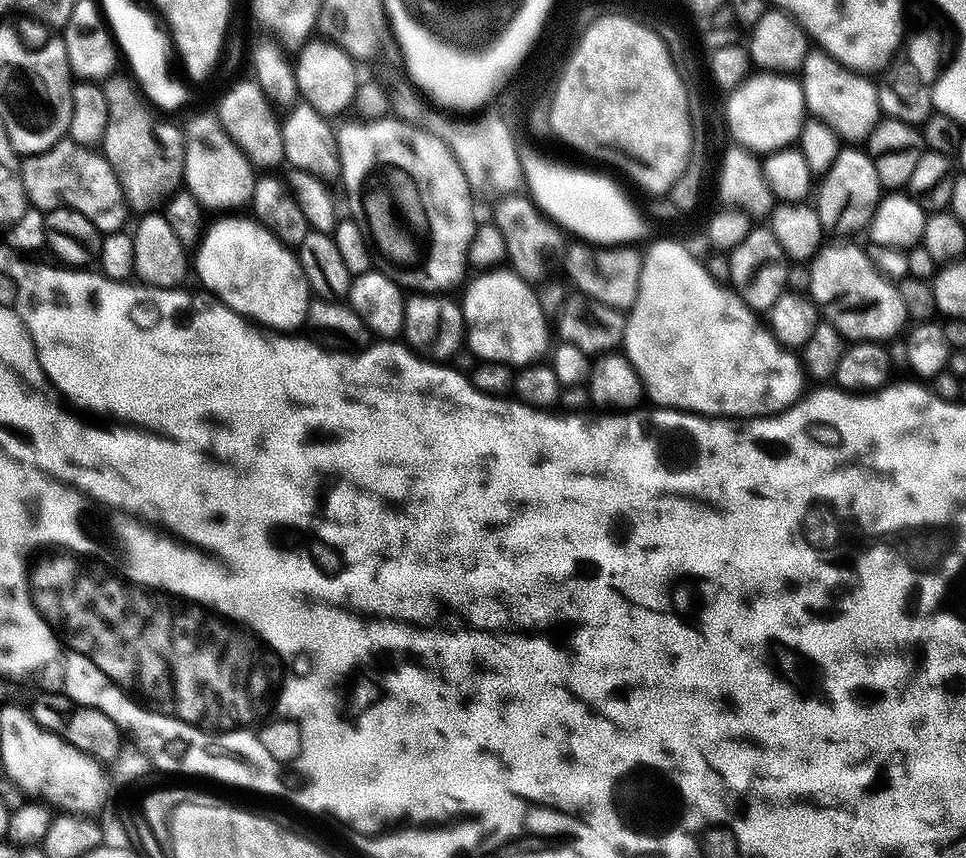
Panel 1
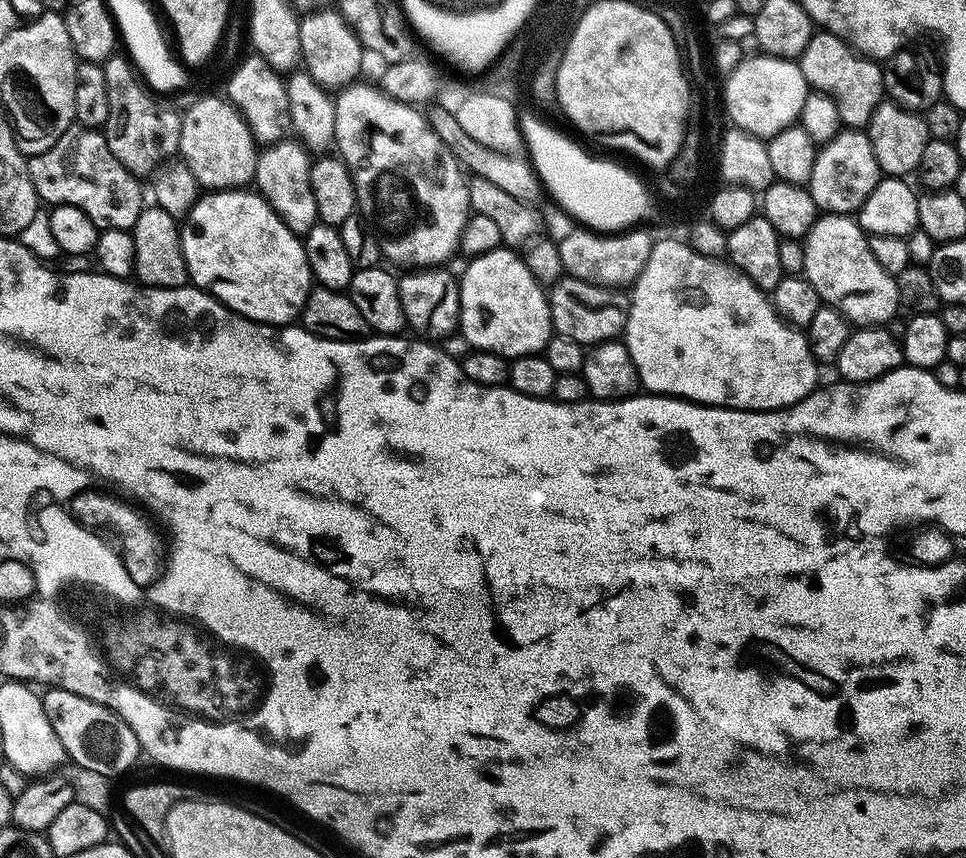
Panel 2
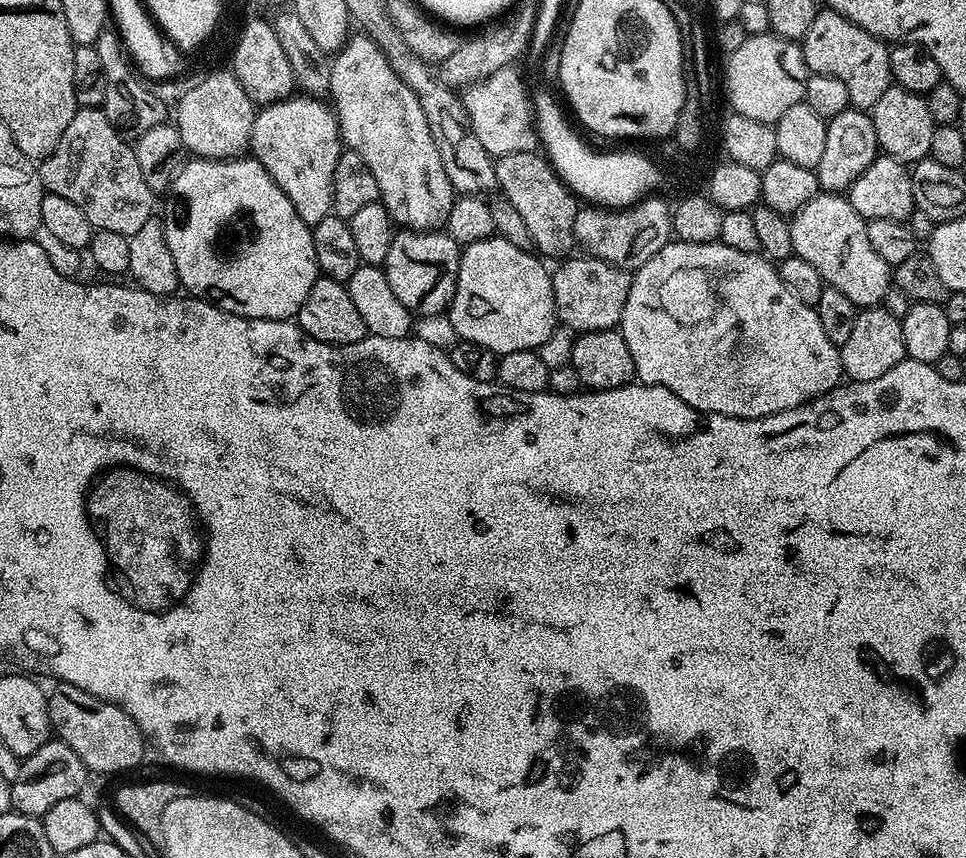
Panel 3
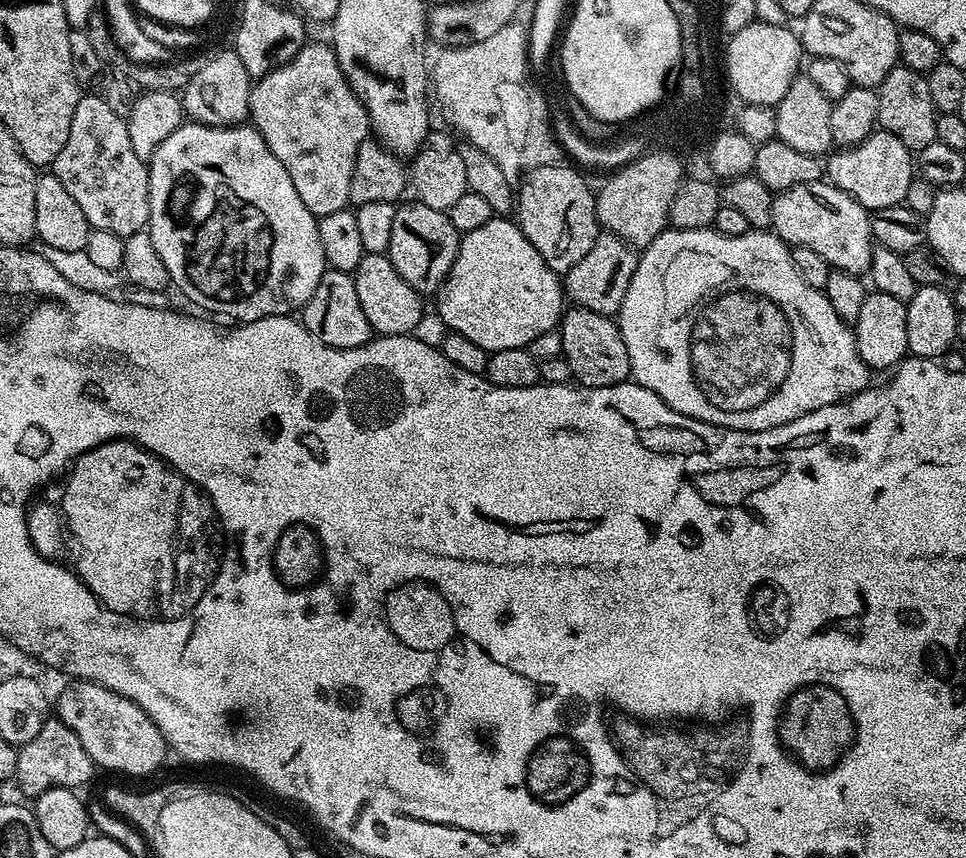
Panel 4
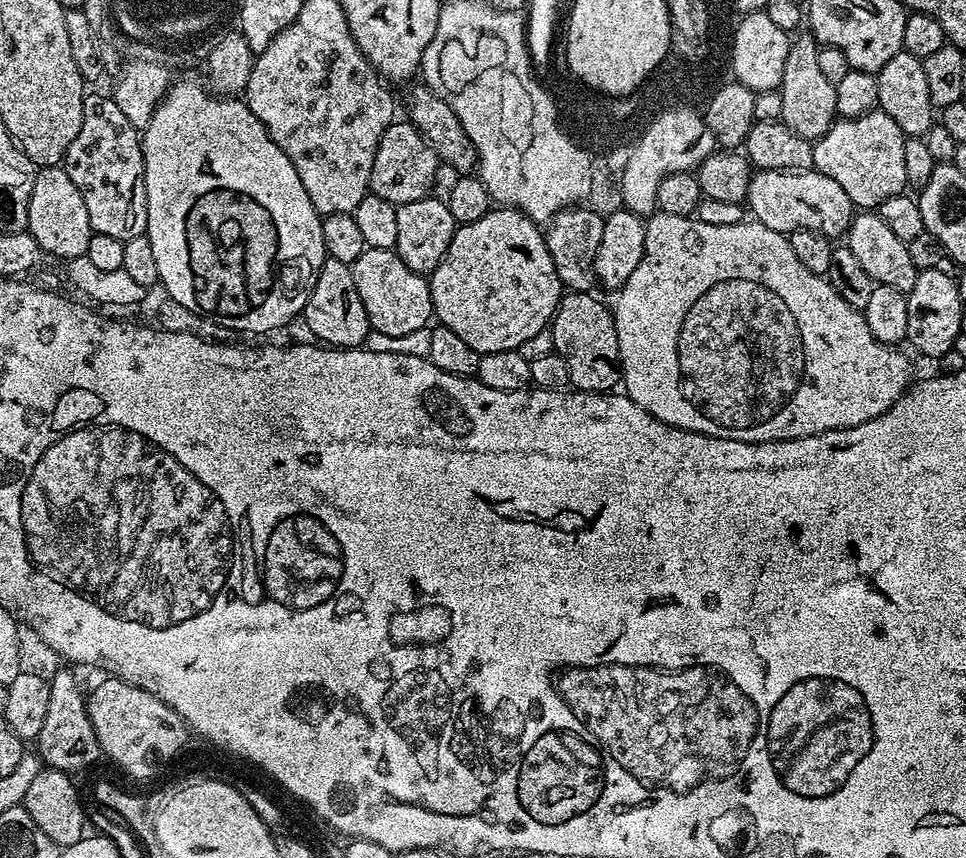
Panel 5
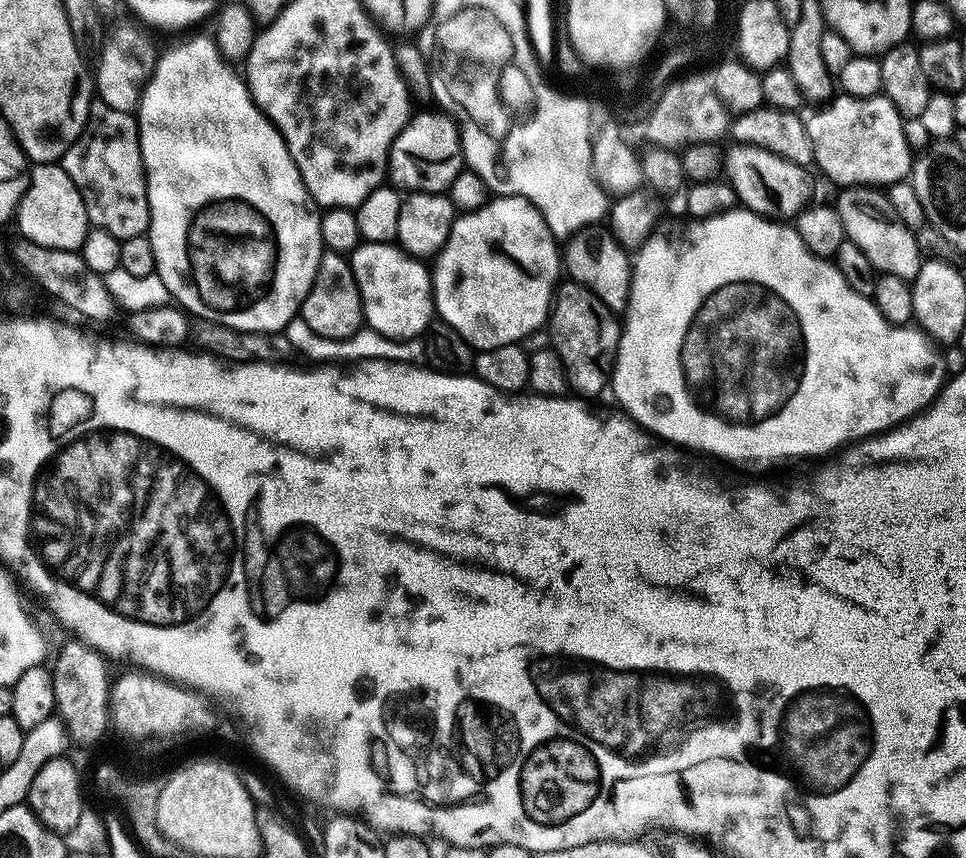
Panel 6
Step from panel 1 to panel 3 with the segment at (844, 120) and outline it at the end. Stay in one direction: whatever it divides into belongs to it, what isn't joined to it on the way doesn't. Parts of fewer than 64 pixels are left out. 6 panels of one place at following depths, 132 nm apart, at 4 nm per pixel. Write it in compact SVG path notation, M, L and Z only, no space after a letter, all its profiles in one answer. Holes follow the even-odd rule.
M831 10L817 11L810 30L806 30L802 41L804 61L813 76L826 74L829 78L838 78L850 93L849 105L861 110L870 110L888 88L893 87L890 70L890 48L885 41L874 34L862 30L850 18Z

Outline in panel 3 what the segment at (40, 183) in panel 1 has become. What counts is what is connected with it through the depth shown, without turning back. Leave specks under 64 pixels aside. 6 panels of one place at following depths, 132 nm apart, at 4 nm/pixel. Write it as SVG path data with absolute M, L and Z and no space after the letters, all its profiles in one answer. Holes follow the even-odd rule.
M77 107L74 118L70 118L70 126L66 126L66 134L62 134L62 142L58 142L56 149L46 159L39 161L38 171L45 193L53 192L58 194L58 198L74 202L74 206L86 214L93 229L110 230L113 234L130 237L138 234L138 229L153 219L152 207L155 206L157 197L150 186L146 186L146 178L142 178L142 166L138 166L135 147L124 140L127 139L110 122L110 118L106 118L103 107Z

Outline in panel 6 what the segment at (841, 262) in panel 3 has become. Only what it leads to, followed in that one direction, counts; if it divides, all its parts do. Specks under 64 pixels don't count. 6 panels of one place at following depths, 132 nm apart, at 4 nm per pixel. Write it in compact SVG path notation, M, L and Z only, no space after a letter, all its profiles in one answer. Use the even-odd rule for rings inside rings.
M733 143L731 147L729 152L723 153L722 172L743 207L769 218L794 218L813 203L812 180L807 167L758 146Z

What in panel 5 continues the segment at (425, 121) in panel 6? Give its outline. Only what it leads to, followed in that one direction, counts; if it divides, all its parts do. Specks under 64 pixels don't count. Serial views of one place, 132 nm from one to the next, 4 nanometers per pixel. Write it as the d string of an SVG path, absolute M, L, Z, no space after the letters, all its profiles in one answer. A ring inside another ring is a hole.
M394 122L382 134L378 142L378 150L374 154L374 170L370 170L370 182L368 183L371 195L386 198L386 202L397 206L406 202L418 202L423 196L429 195L433 191L431 188L436 180L436 171L442 168L441 160L436 157L426 138L420 133L420 129L415 128L411 122L403 123Z

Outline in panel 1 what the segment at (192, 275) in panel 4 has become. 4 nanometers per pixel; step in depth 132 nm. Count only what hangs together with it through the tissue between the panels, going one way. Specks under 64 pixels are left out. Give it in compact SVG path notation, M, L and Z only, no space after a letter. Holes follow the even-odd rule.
M226 214L221 218L216 218L216 220L207 225L204 229L204 234L200 238L200 243L194 252L194 276L201 280L203 287L207 289L211 295L215 296L216 299L221 300L221 302L228 308L233 308L239 316L245 316L247 320L255 322L257 325L263 326L268 330L275 330L280 334L288 334L293 330L300 330L305 327L306 321L308 319L308 306L310 303L310 289L308 283L306 282L306 274L302 270L300 265L300 260L295 254L295 251L291 247L286 246L280 240L276 240L272 234L265 228L261 226L260 223L254 218L249 218L247 215L240 216L244 214Z

